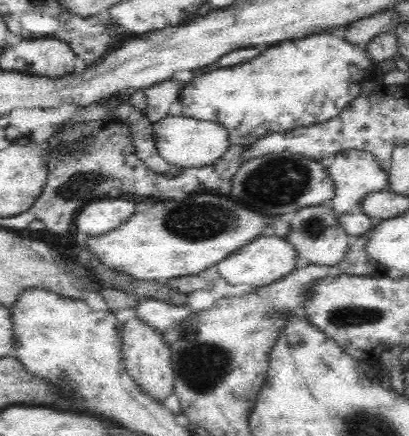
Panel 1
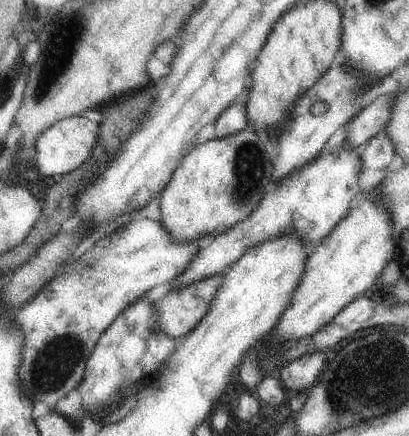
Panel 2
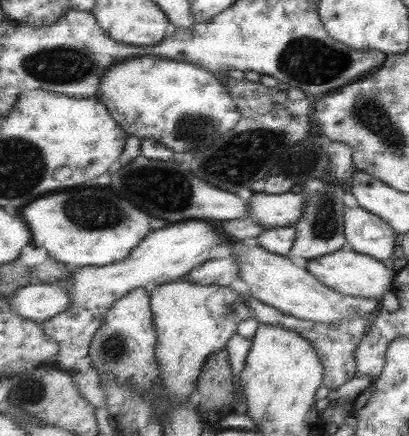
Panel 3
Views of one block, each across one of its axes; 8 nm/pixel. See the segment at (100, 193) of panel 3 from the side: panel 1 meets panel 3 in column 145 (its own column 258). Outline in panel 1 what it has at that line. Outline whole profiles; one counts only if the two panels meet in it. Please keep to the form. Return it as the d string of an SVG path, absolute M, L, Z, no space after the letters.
M188 194L182 200L172 198L144 212L134 212L120 228L114 228L114 232L90 236L80 246L94 252L94 258L108 270L136 280L168 282L220 264L220 260L226 260L234 250L250 244L250 240L262 232L268 232L264 222L260 212L240 208L222 196Z

